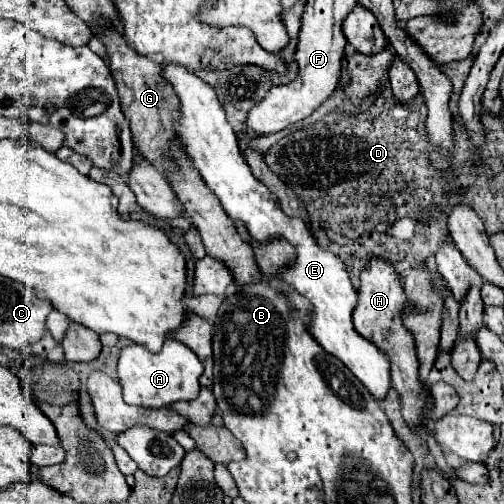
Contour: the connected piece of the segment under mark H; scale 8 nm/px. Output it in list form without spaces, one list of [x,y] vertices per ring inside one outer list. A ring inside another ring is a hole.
[[[372,259],[370,267],[360,273],[360,291],[358,305],[354,309],[354,329],[368,341],[384,351],[390,359],[392,385],[402,397],[402,415],[408,425],[418,423],[424,415],[424,407],[430,403],[426,399],[424,387],[418,383],[418,359],[414,349],[414,339],[408,329],[402,325],[400,311],[406,307],[406,295],[402,289],[400,277],[394,273],[394,267],[384,259]]]

